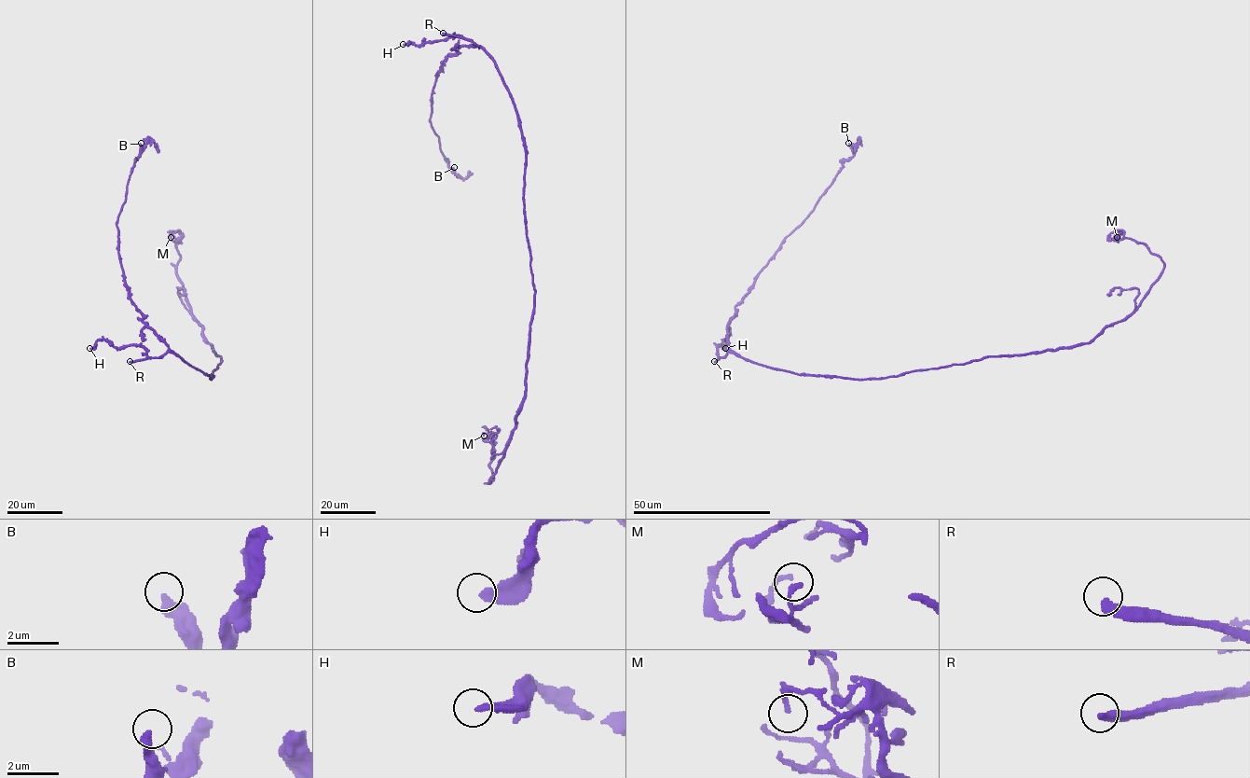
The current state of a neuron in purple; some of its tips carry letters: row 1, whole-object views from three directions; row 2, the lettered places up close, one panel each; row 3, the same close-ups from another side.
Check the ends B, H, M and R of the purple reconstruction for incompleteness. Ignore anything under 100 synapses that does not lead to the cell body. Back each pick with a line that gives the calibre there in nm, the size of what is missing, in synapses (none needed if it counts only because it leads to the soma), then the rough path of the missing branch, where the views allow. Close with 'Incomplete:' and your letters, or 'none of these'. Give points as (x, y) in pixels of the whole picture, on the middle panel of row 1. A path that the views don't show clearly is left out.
R: calibre 320 nm; 350 synapses
Incomplete: R

